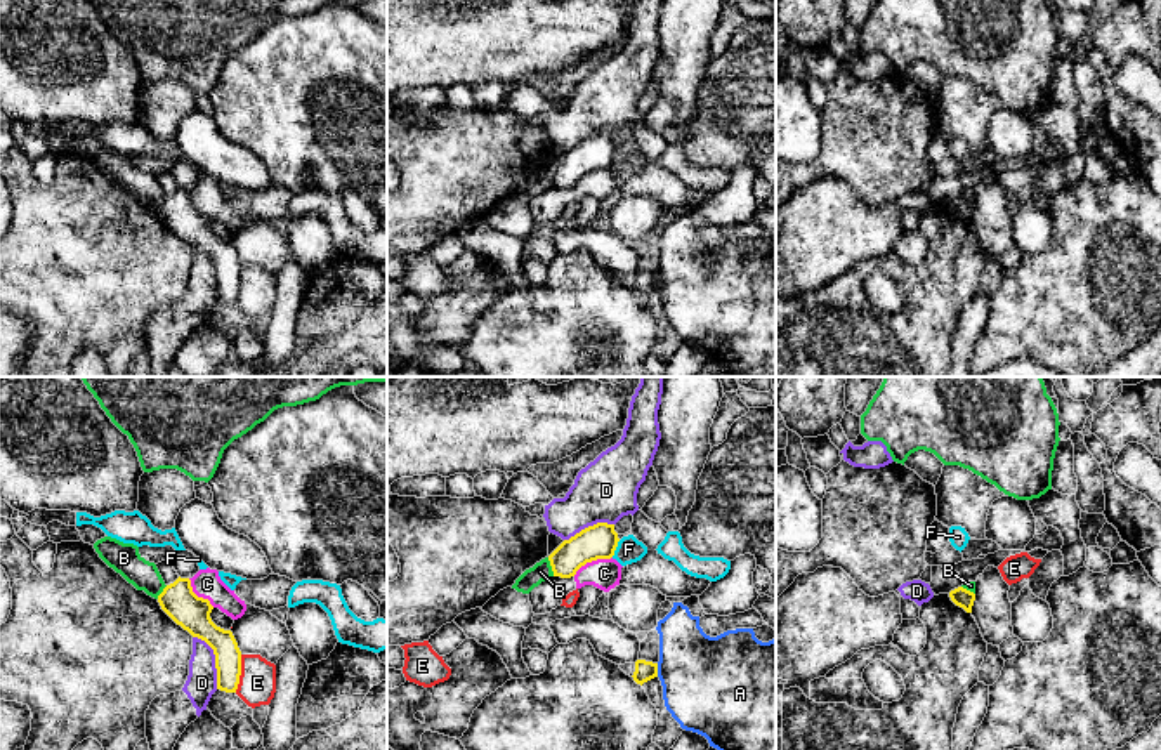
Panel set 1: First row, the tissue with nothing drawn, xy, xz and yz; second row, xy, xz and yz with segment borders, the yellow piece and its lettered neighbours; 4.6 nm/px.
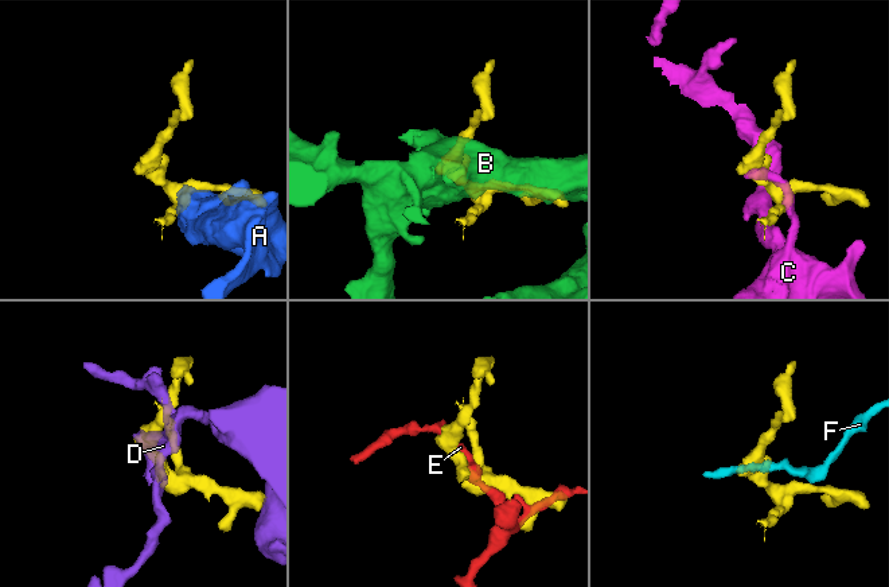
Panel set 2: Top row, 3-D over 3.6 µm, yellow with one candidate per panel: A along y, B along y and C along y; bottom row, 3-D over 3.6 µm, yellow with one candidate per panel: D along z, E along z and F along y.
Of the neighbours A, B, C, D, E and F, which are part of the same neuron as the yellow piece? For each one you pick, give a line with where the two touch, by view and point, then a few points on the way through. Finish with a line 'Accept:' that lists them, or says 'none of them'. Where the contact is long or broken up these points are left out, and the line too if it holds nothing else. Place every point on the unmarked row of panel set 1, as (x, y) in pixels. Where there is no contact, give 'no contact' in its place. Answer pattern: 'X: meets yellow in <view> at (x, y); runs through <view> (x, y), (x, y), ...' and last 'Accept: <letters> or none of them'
Accept: none of them

